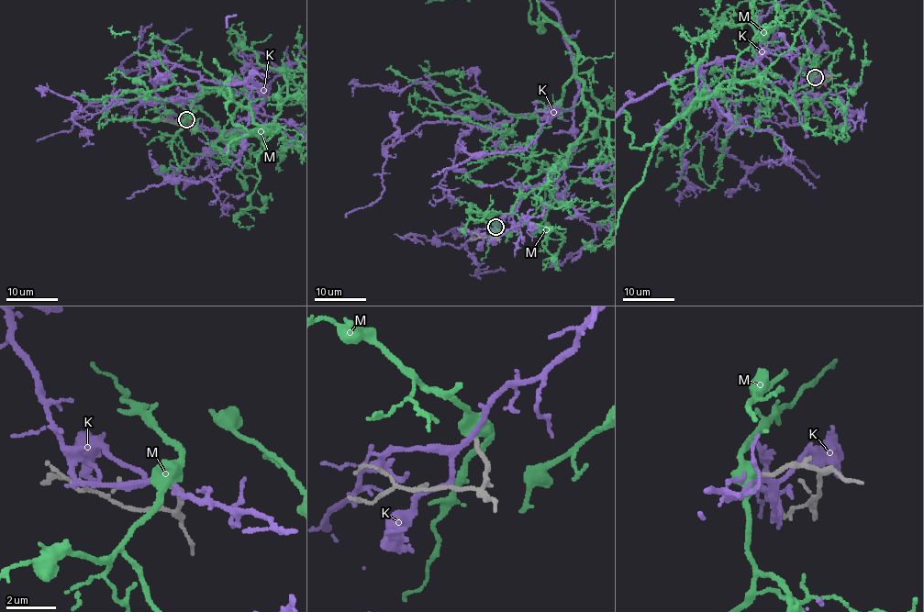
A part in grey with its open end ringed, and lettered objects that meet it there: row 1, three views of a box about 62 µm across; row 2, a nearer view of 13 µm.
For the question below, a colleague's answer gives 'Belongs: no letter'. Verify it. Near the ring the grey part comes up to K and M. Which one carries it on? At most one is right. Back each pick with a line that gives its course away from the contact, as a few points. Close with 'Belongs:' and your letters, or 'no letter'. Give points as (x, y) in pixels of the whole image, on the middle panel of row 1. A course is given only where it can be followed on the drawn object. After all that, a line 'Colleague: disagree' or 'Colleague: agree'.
Belongs: M
Colleague: disagree

